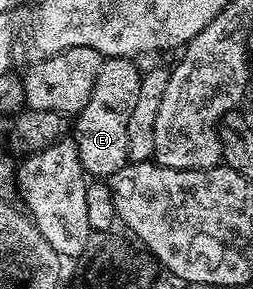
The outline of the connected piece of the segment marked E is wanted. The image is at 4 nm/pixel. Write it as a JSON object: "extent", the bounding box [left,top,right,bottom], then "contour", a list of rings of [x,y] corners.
{"extent":[74,57,142,180],"contour":[[[105,57],[100,63],[100,71],[94,80],[88,103],[74,118],[74,141],[80,163],[89,175],[100,180],[111,179],[114,172],[127,166],[130,161],[126,124],[130,118],[130,108],[134,108],[134,100],[140,91],[142,77],[141,67],[136,67],[134,63],[131,57]]]}

